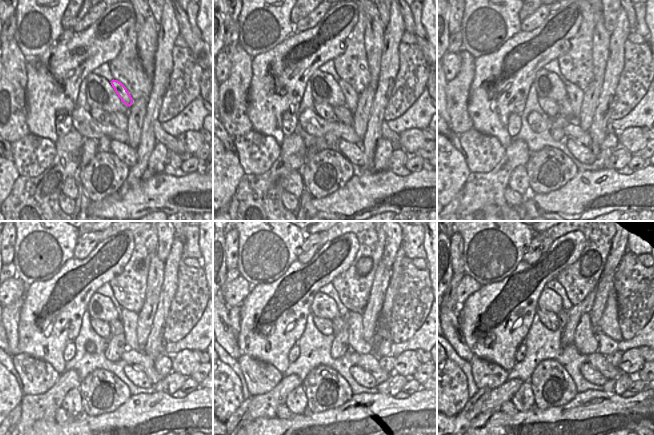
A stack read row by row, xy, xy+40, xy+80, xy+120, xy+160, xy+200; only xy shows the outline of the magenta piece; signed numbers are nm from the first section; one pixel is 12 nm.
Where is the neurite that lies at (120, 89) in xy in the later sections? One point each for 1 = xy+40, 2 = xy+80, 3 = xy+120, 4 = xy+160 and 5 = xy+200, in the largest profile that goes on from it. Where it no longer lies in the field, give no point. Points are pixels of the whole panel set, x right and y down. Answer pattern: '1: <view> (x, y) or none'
1: xy+40 (351, 96)
2: xy+80 (575, 95)
3: xy+120 (128, 319)
4: xy+160 (354, 319)
5: xy+200 (585, 340)

